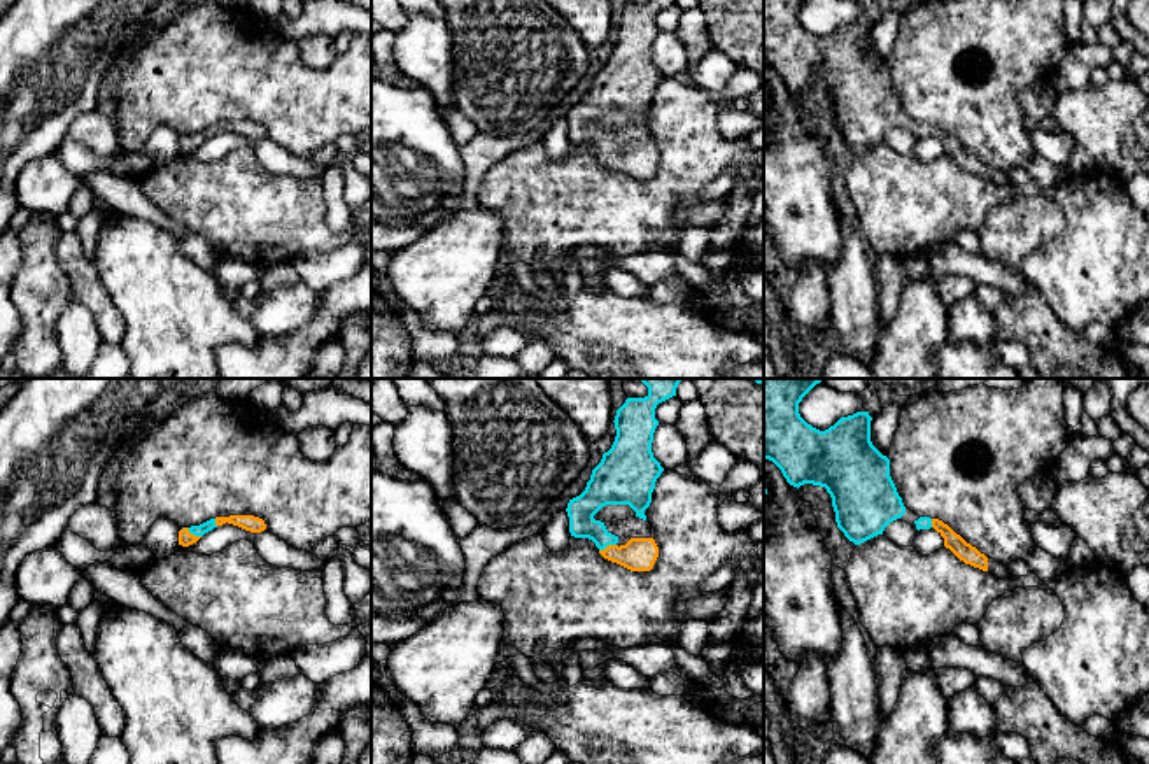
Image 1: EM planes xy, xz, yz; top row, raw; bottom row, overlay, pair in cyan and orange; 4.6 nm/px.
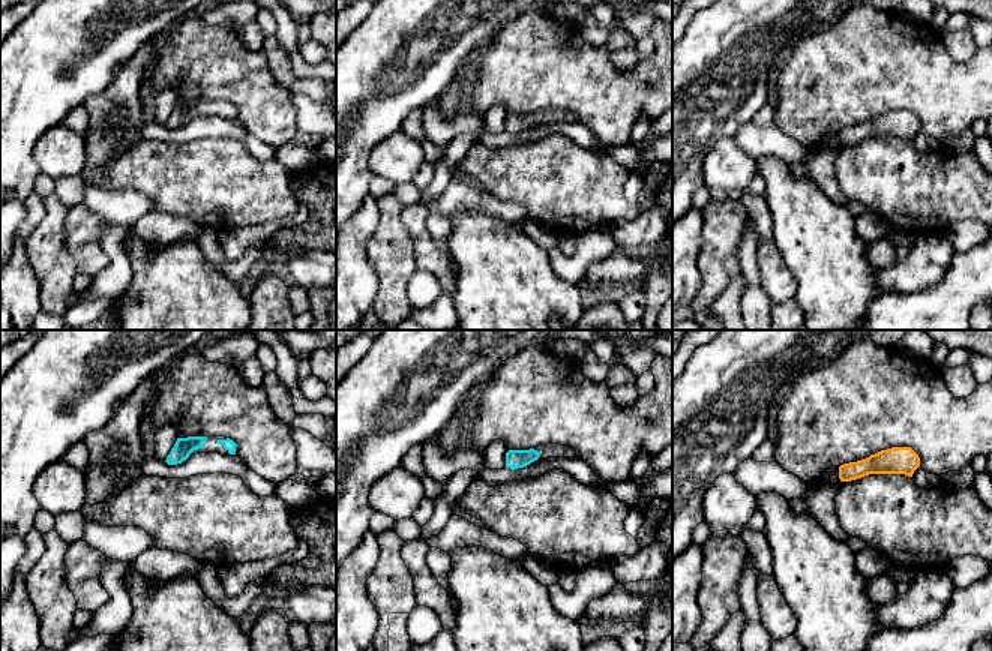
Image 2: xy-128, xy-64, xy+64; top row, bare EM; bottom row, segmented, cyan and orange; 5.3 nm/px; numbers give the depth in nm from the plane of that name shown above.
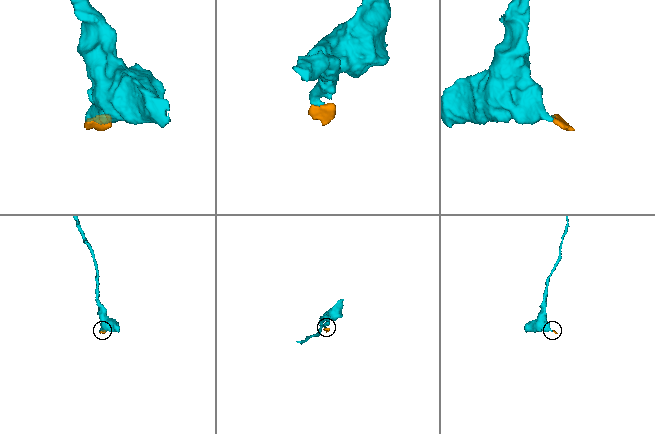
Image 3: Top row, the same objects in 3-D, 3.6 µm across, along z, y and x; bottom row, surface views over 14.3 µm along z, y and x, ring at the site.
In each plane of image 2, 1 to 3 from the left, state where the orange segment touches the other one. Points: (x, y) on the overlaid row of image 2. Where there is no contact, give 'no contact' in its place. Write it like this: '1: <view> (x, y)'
1: no contact
2: no contact
3: no contact

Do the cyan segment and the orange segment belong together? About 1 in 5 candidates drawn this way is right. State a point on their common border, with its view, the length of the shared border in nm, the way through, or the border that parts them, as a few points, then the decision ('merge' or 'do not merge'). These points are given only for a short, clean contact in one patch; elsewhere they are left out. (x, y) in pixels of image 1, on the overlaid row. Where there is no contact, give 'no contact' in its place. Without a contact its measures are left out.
contact xy (191, 533); length 100 nm; way xy (207, 526), (191, 533), (186, 538); merge

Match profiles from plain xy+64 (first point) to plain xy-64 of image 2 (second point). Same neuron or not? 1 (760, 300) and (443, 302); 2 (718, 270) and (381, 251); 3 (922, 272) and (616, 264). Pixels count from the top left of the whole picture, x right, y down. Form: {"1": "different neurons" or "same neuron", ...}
{"1": "different neurons", "2": "same neuron", "3": "same neuron"}

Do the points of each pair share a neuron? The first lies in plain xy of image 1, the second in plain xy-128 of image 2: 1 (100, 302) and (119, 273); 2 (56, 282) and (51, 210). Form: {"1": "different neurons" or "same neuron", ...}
{"1": "different neurons", "2": "same neuron"}

